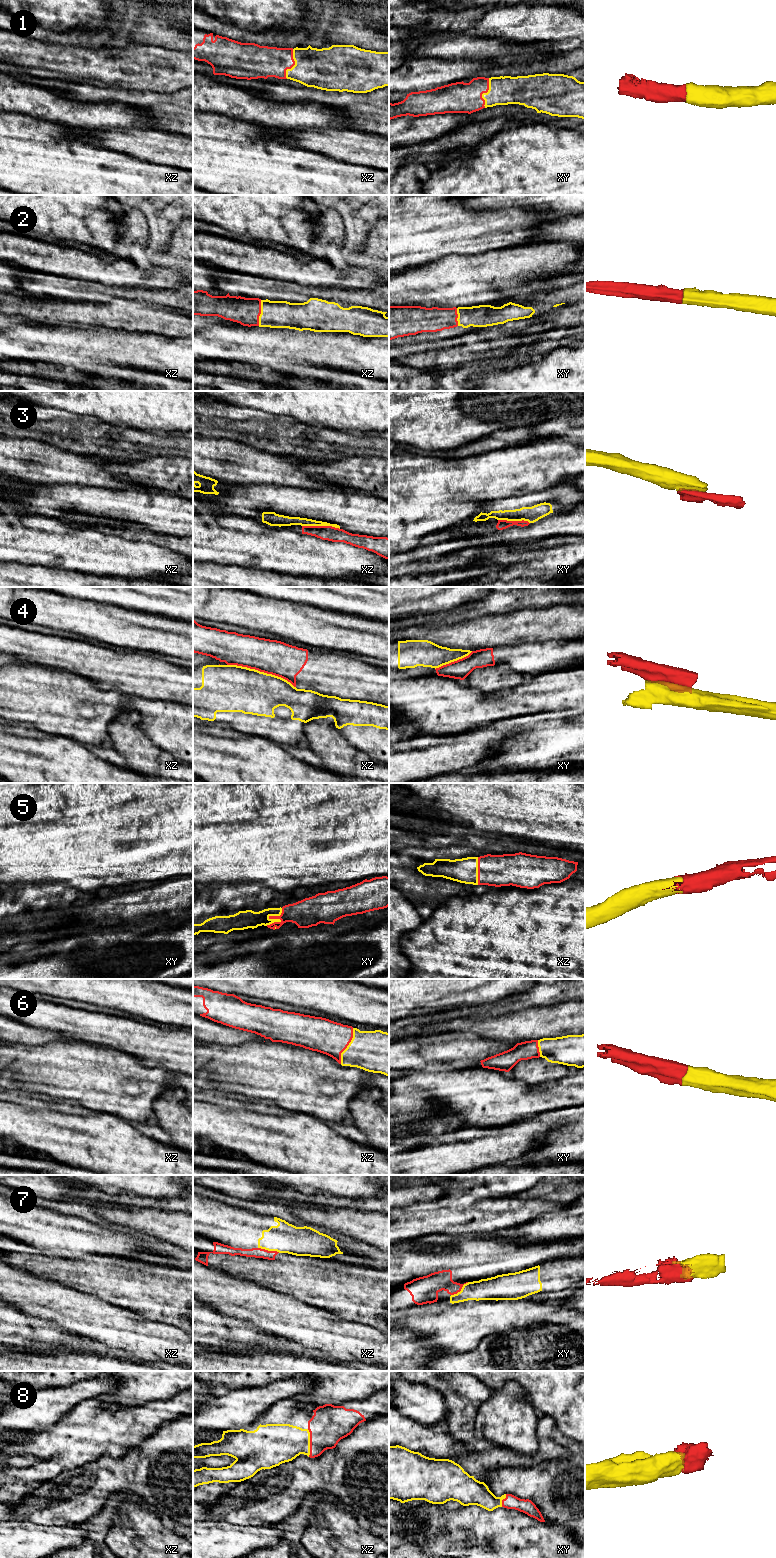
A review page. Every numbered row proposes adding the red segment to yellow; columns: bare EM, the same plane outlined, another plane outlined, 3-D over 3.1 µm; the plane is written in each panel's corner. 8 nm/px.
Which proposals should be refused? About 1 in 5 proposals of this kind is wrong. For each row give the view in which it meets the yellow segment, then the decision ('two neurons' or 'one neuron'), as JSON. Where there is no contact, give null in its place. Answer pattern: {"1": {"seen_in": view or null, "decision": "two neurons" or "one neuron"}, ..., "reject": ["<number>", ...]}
{"1": {"seen_in": "xz", "decision": "one neuron"}, "2": {"seen_in": "xz", "decision": "one neuron"}, "3": {"seen_in": "xz", "decision": "two neurons"}, "4": {"seen_in": "xz", "decision": "two neurons"}, "5": {"seen_in": "xy", "decision": "one neuron"}, "6": {"seen_in": "xz", "decision": "one neuron"}, "7": {"seen_in": "xz", "decision": "two neurons"}, "8": {"seen_in": "xz", "decision": "one neuron"}, "reject": ["3", "4", "7"]}

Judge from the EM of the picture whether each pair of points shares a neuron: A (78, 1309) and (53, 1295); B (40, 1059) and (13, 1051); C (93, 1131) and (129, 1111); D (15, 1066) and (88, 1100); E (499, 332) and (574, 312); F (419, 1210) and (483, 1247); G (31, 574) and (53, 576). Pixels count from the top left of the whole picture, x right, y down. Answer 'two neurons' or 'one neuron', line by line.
A: one neuron
B: one neuron
C: two neurons
D: one neuron
E: two neurons
F: two neurons
G: one neuron

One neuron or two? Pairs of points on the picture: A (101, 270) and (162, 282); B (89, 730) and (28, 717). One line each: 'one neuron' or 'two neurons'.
A: one neuron
B: one neuron

